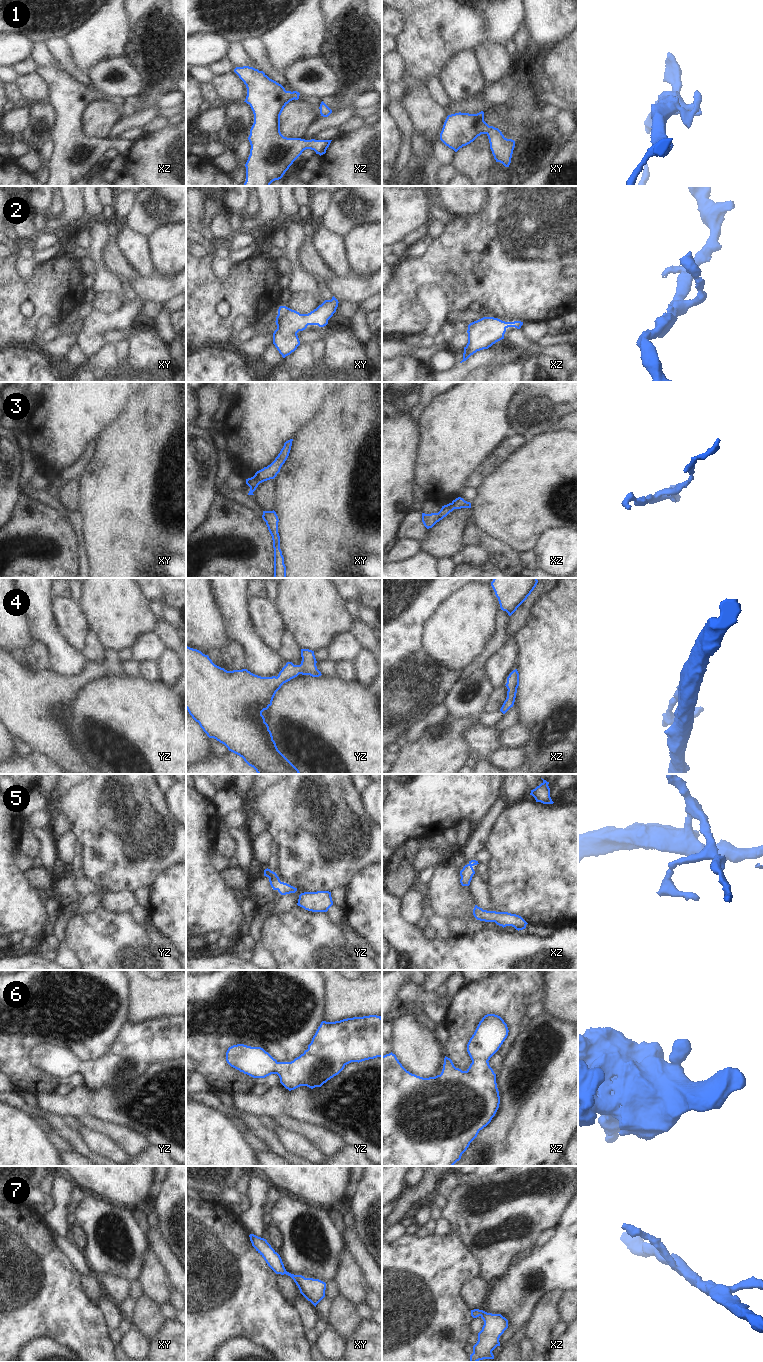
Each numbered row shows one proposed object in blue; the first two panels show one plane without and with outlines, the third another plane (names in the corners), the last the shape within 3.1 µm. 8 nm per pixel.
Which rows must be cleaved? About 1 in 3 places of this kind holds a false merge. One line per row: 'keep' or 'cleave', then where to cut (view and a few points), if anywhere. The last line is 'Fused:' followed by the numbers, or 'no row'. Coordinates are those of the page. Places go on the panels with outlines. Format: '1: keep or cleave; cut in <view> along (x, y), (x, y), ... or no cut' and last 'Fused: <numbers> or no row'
1: keep; no cut
2: keep; no cut
3: keep; no cut
4: keep; no cut
5: keep; no cut
6: keep; no cut
7: keep; no cut
Fused: no row

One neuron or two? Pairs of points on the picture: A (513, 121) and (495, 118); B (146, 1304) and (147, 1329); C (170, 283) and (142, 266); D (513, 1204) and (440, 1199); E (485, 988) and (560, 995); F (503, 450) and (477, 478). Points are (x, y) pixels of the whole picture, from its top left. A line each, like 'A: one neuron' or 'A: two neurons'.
A: two neurons
B: one neuron
C: two neurons
D: two neurons
E: two neurons
F: one neuron

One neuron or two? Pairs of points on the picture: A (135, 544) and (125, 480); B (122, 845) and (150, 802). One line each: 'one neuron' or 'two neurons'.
A: one neuron
B: one neuron

